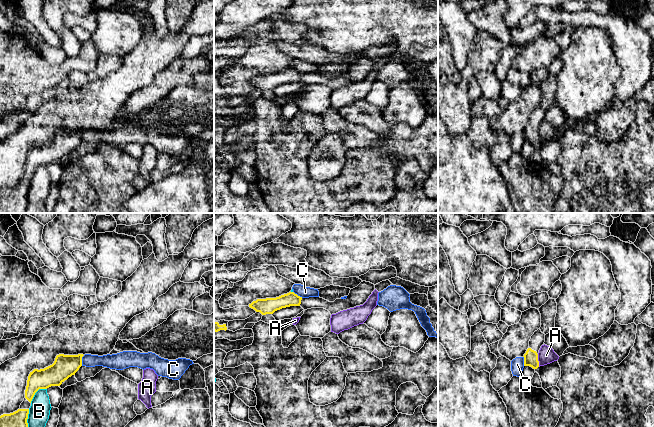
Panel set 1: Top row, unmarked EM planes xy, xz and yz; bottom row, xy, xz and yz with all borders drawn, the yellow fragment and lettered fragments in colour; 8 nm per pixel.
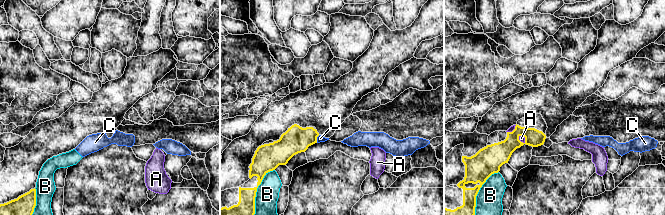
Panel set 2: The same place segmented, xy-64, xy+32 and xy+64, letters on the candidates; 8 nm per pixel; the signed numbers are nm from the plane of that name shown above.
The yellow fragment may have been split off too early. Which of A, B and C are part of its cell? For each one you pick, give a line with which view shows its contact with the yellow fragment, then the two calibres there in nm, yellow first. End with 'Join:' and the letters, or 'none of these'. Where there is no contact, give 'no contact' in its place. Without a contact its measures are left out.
Join: none of these

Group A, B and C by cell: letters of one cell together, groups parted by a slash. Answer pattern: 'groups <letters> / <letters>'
groups A / B C

